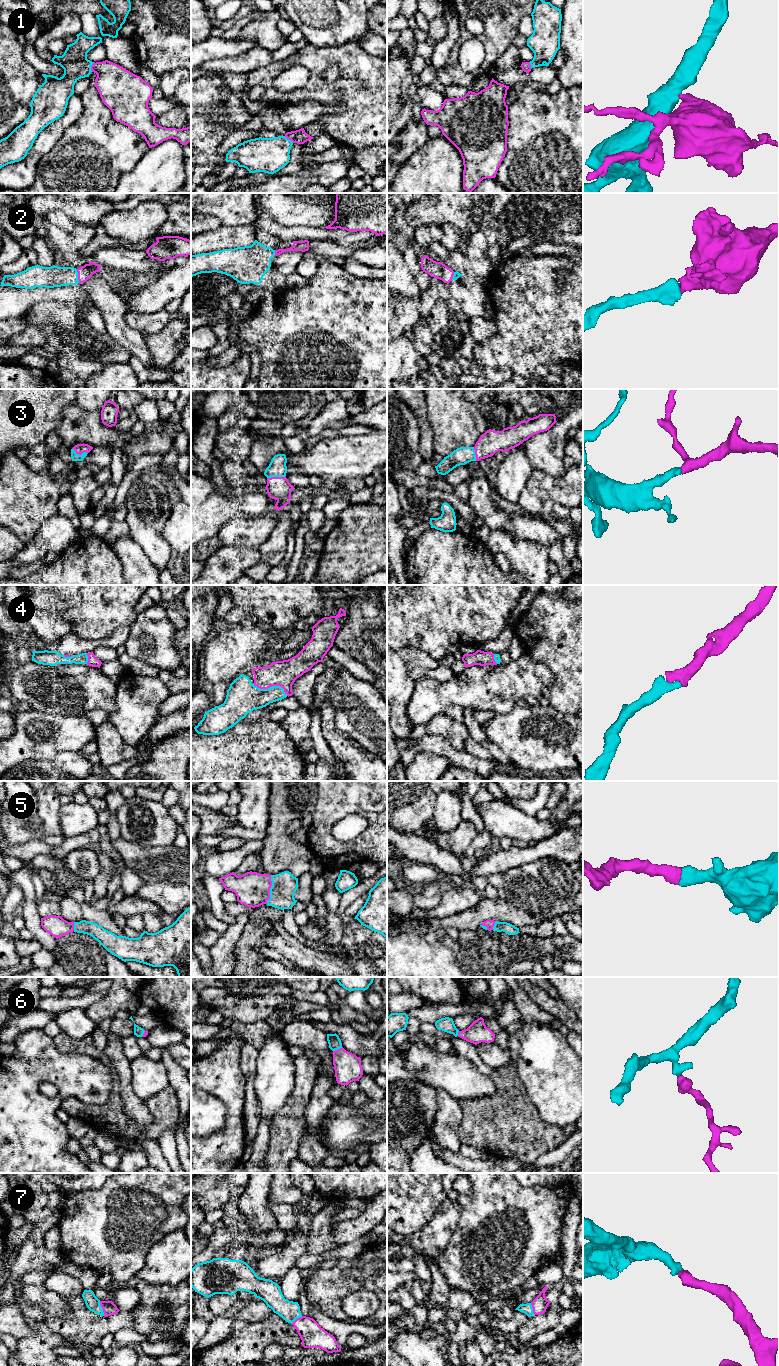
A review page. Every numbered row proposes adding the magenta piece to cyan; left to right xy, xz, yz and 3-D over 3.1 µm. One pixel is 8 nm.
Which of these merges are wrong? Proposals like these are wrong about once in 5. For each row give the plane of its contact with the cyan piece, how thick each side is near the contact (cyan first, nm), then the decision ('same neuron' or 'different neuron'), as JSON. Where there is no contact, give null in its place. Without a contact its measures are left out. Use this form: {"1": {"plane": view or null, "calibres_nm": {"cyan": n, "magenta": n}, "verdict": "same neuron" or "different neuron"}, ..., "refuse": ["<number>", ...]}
{"1": {"plane": "xy", "calibres_nm": {"cyan": 220, "magenta": 300}, "verdict": "same neuron"}, "2": {"plane": "xy", "calibres_nm": {"cyan": 170, "magenta": 120}, "verdict": "same neuron"}, "3": {"plane": "xy", "calibres_nm": {"cyan": 60, "magenta": 80}, "verdict": "same neuron"}, "4": {"plane": "xz", "calibres_nm": {"cyan": 260, "magenta": 200}, "verdict": "same neuron"}, "5": {"plane": "xz", "calibres_nm": {"cyan": 200, "magenta": 280}, "verdict": "same neuron"}, "6": {"plane": "xz", "calibres_nm": {"cyan": 100, "magenta": 220}, "verdict": "same neuron"}, "7": {"plane": "xy", "calibres_nm": {"cyan": 110, "magenta": 110}, "verdict": "same neuron"}, "refuse": []}

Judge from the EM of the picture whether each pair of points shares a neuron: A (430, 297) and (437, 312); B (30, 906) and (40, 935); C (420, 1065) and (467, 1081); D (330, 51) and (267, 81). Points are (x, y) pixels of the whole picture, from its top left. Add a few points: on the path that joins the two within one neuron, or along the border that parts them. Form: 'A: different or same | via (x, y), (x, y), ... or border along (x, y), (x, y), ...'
A: different | border along (434, 306), (428, 314)
B: same | via (30, 913), (35, 928)
C: same | via (432, 1068), (455, 1075)
D: same | via (314, 58), (298, 58), (281, 66)

